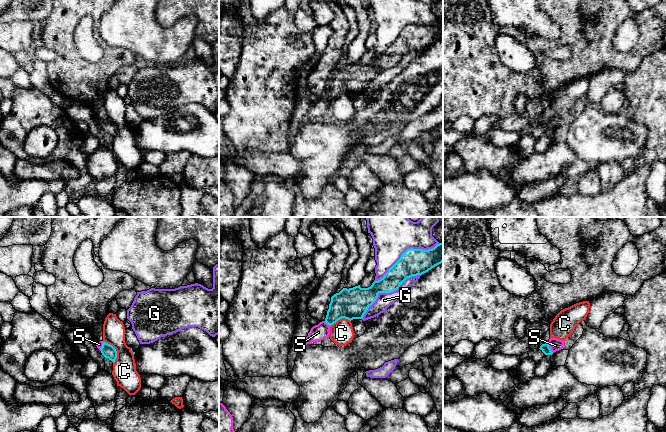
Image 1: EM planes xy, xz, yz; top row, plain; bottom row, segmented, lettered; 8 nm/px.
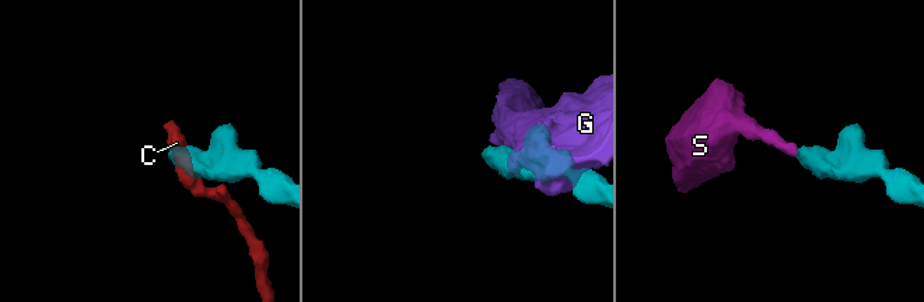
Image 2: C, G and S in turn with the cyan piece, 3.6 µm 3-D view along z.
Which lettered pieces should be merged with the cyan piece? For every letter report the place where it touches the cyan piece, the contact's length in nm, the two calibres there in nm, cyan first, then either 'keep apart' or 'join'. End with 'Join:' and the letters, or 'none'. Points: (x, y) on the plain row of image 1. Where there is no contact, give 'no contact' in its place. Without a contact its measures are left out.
C: xy (115, 126) | 200 nm | 110/190 nm | keep apart
G: xz (386, 68) | 600 nm | 220/120 nm | keep apart
S: yz (549, 123) | 100 nm | 70/100 nm | join
Join: S

